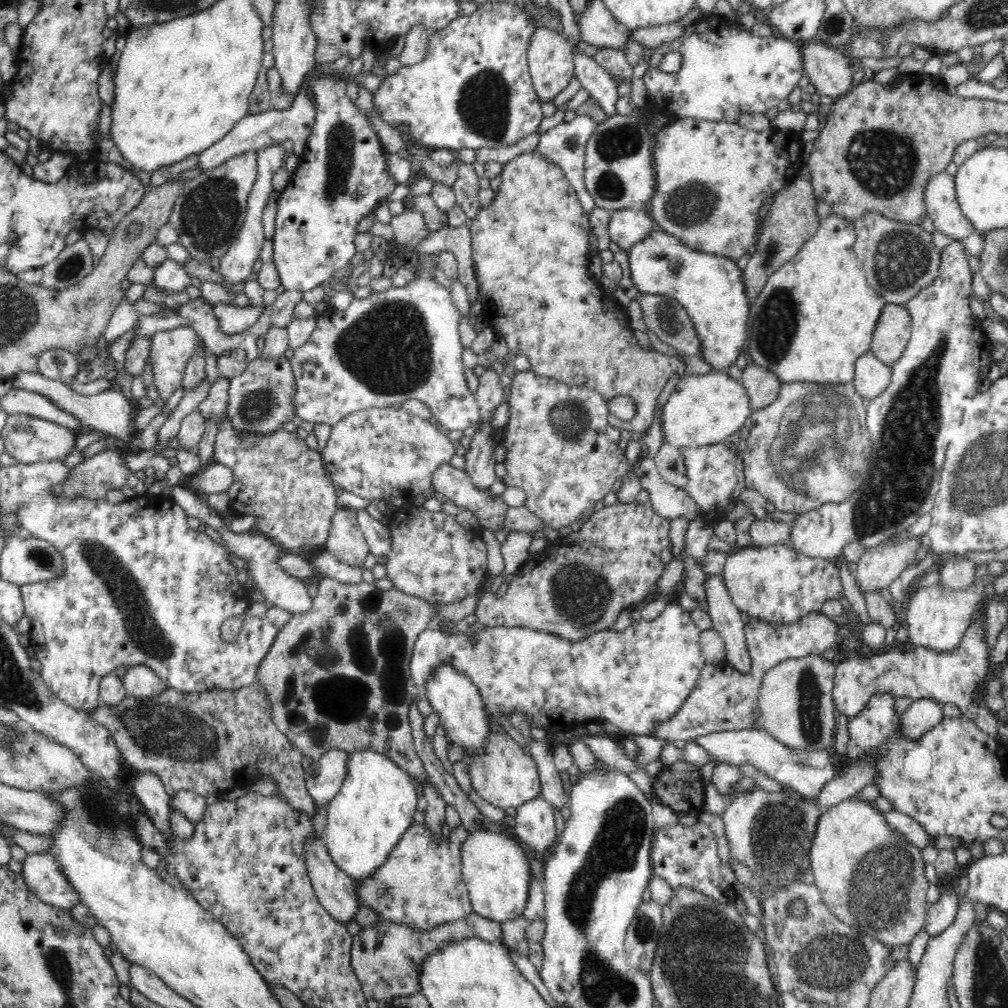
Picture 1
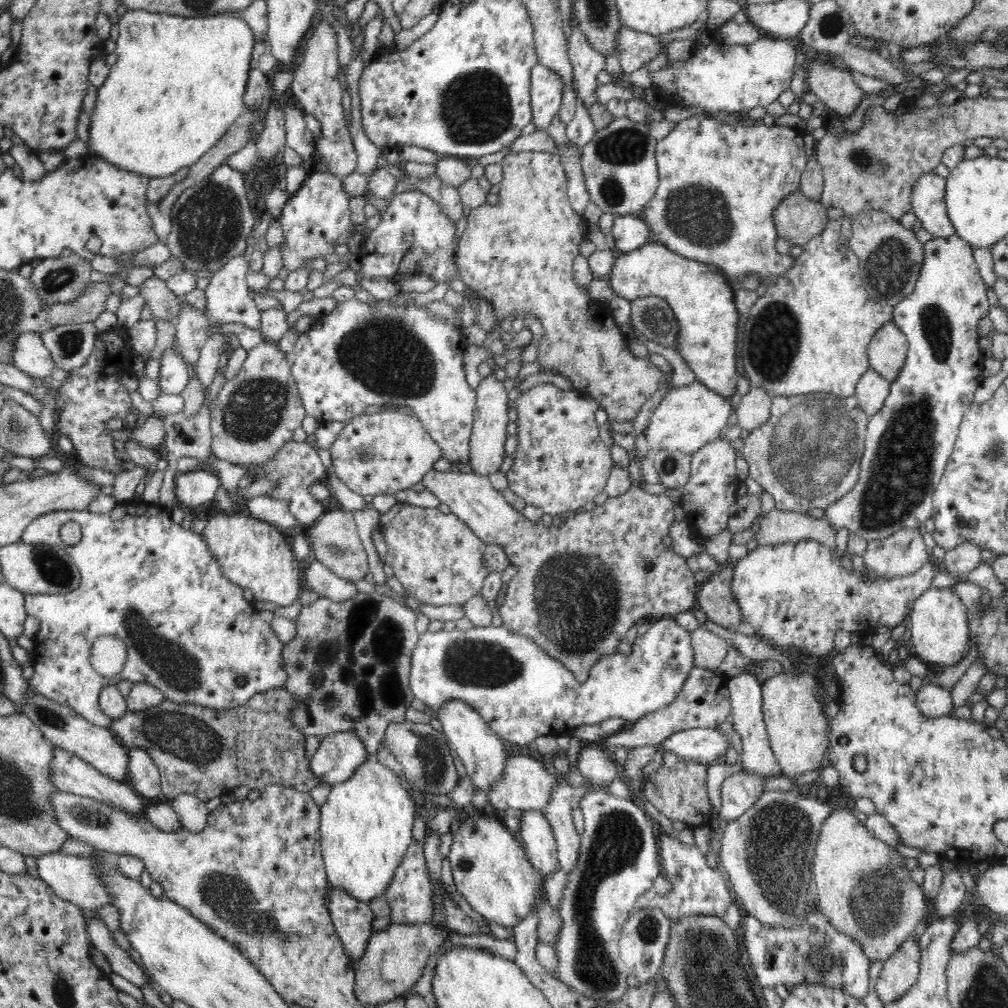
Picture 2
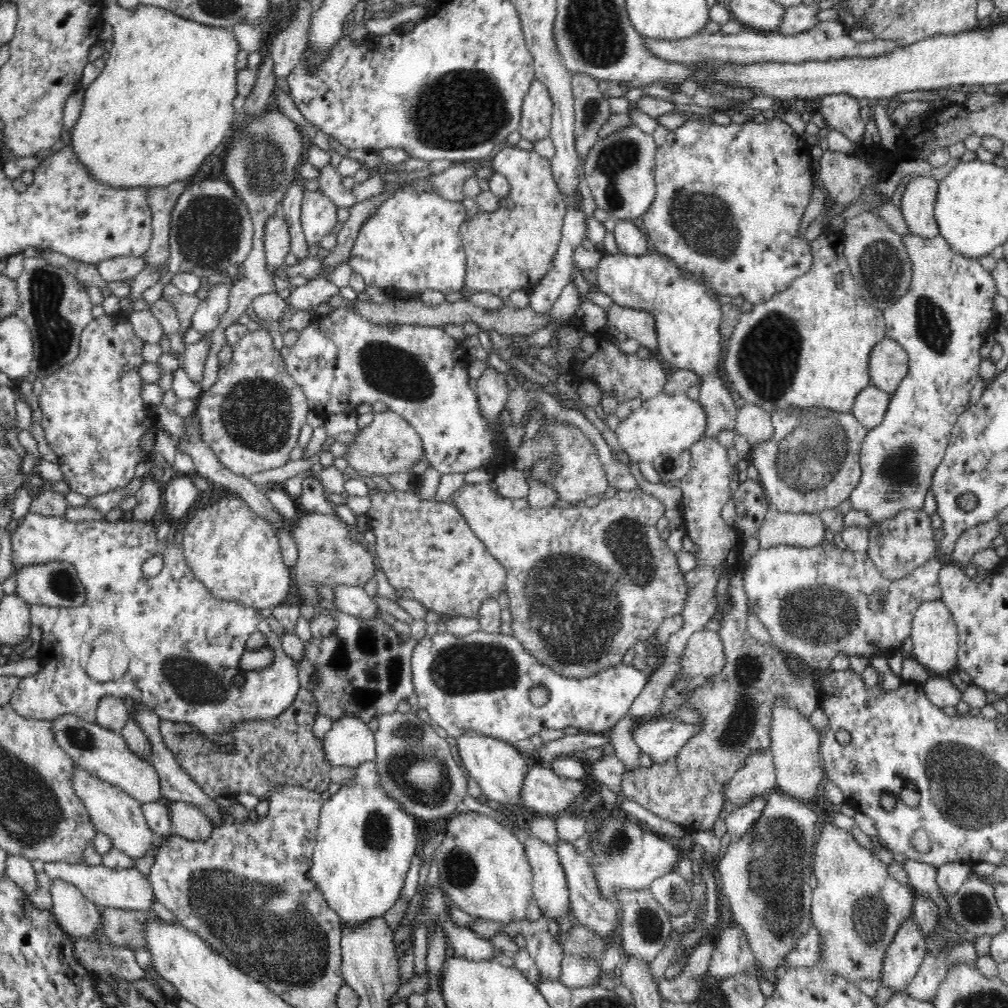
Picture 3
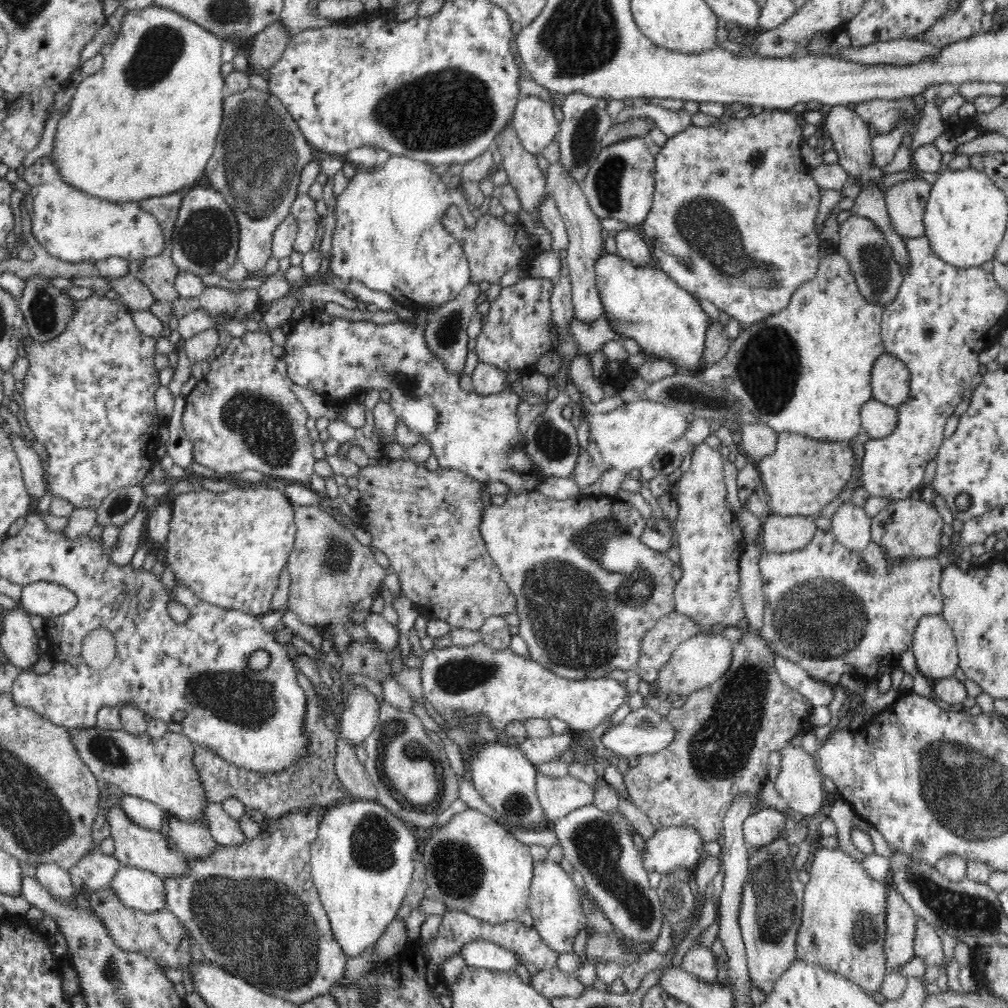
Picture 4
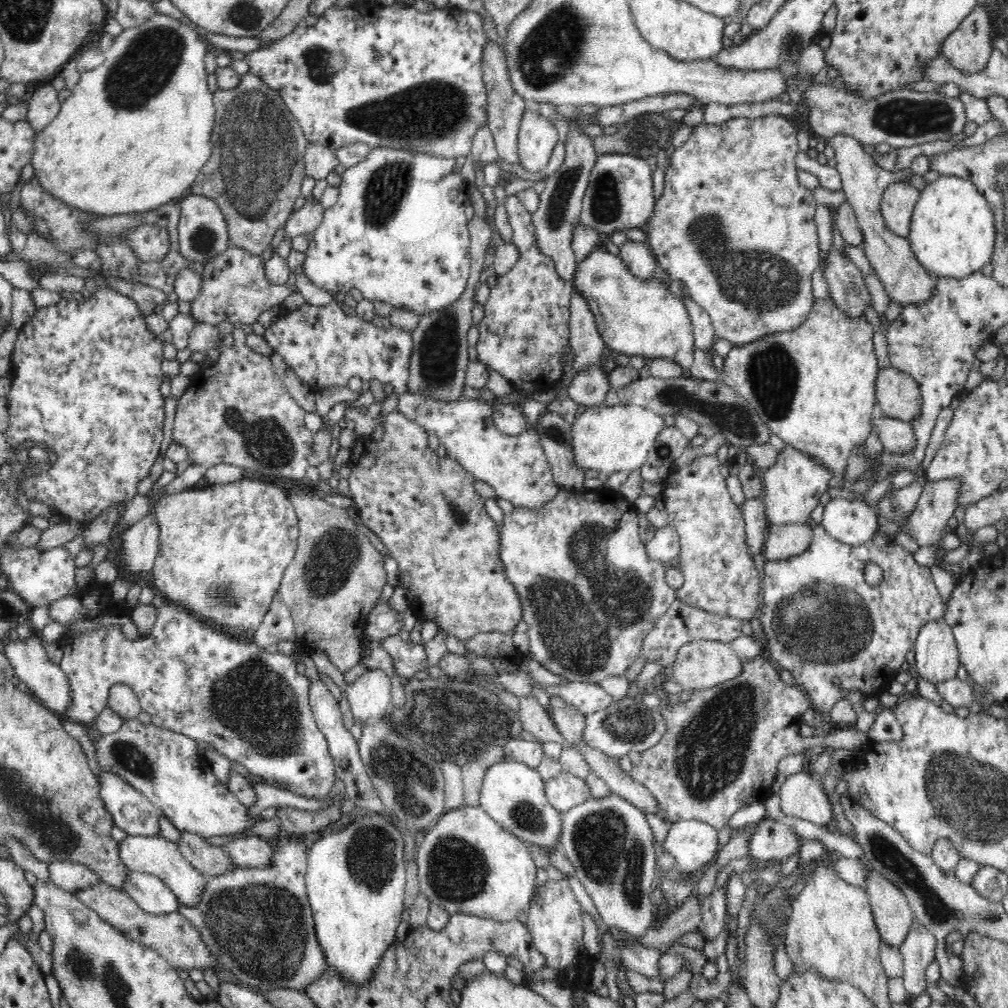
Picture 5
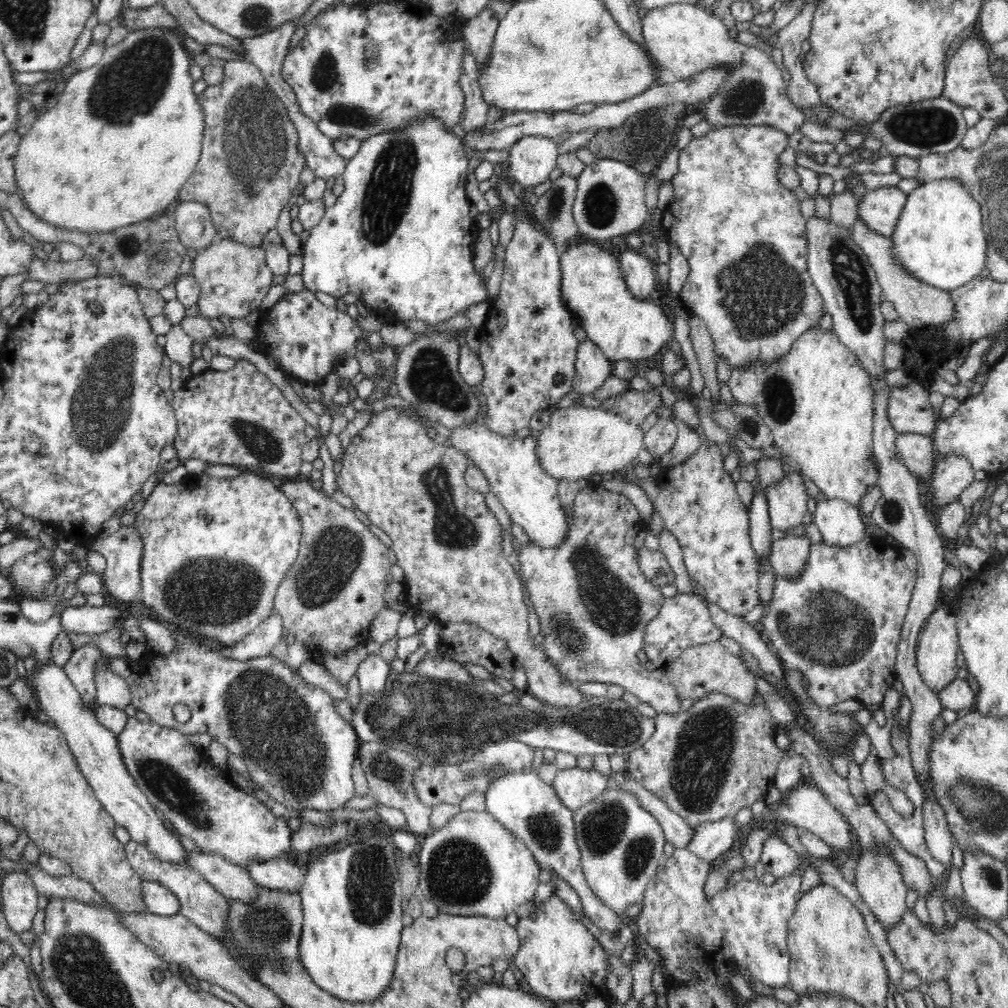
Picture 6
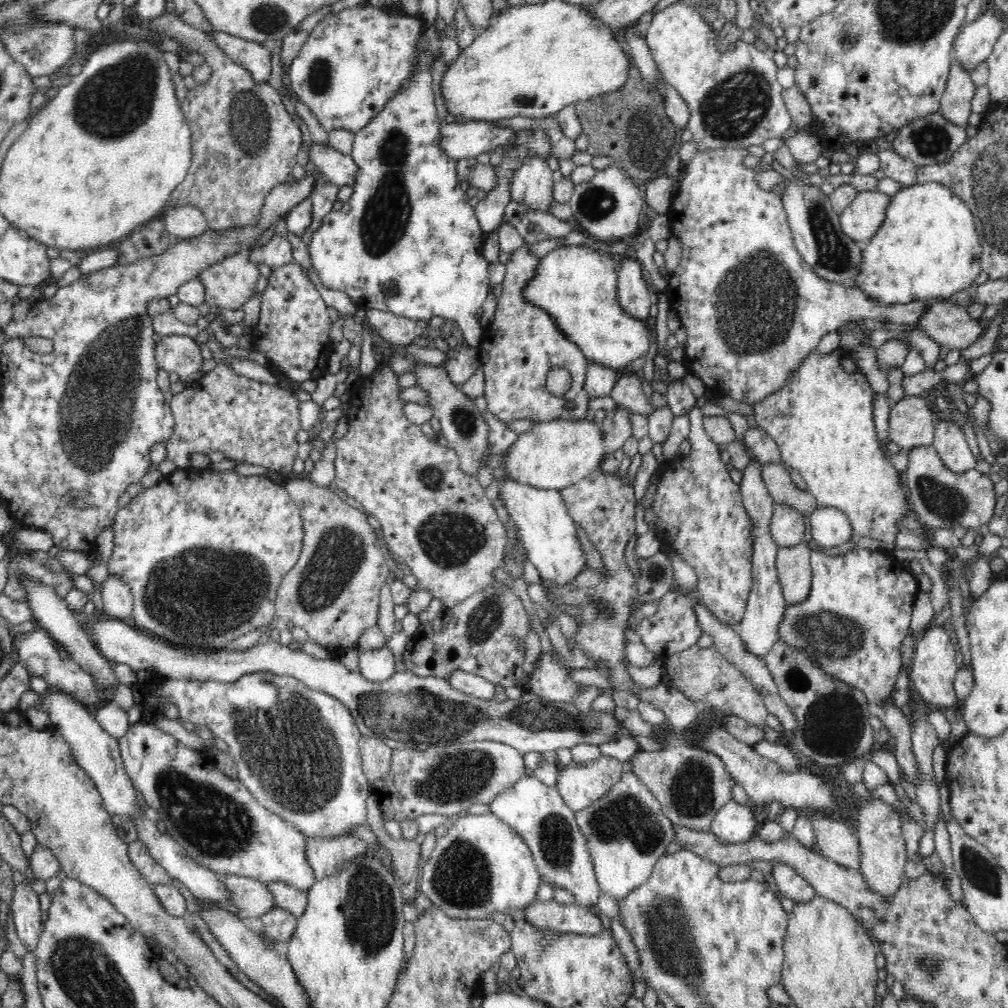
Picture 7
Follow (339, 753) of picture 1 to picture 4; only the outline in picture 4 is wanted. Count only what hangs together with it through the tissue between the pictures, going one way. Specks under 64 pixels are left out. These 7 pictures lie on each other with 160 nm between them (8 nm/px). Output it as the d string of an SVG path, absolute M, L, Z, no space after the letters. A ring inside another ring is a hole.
M352 684L344 694L345 707L339 720L338 734L351 746L358 746L374 731L377 724L380 702L365 687Z

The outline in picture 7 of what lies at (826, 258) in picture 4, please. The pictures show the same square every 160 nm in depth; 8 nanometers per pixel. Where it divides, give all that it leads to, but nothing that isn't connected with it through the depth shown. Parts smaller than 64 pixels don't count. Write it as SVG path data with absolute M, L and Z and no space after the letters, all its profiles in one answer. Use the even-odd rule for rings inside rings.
M818 349L812 350L804 362L789 374L785 385L762 402L754 404L756 424L775 440L786 467L794 468L801 474L817 506L832 507L844 512L852 523L854 534L882 540L885 542L885 550L892 551L899 532L897 522L910 509L908 493L905 485L898 483L898 473L890 458L885 458L879 443L874 425L875 392L869 388L865 376L849 355L849 352L842 349L826 356L821 355Z

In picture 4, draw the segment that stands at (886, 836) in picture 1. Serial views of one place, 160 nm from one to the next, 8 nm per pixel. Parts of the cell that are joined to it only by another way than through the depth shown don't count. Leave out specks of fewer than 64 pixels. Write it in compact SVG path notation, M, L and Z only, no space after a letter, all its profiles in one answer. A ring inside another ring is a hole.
M821 847L809 859L810 878L803 897L802 924L796 934L797 958L847 977L869 995L880 991L885 974L889 971L883 951L889 883L868 877L860 861L838 847Z

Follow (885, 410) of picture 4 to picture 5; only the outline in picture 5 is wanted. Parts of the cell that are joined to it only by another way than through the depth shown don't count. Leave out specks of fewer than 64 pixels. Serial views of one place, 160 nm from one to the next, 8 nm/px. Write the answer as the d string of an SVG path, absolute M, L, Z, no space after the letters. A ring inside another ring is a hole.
M882 415L873 417L871 426L877 430L884 450L890 453L907 453L915 445L914 429L908 422Z

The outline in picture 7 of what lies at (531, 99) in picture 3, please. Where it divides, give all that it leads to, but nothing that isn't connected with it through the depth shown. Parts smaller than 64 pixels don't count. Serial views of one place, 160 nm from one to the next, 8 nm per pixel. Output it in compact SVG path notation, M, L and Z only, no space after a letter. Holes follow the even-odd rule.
M530 155L513 172L511 178L511 200L532 209L550 213L553 200L553 184L556 175L550 170L548 161Z

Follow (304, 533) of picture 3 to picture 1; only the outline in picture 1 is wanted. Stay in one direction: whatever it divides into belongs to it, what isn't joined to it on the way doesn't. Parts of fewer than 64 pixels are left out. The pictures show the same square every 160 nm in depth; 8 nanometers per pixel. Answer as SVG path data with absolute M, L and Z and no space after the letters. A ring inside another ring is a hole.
M341 507L334 512L323 551L344 564L363 568L369 555L369 546L357 521L358 513Z

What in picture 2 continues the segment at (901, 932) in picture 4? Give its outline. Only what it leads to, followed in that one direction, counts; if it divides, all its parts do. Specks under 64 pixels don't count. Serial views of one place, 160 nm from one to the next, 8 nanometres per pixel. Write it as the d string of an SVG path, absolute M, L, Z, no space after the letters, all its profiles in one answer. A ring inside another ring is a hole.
M910 934L910 938L906 938L890 958L883 960L872 989L884 1005L896 1002L915 985L919 977L920 957L918 937Z

